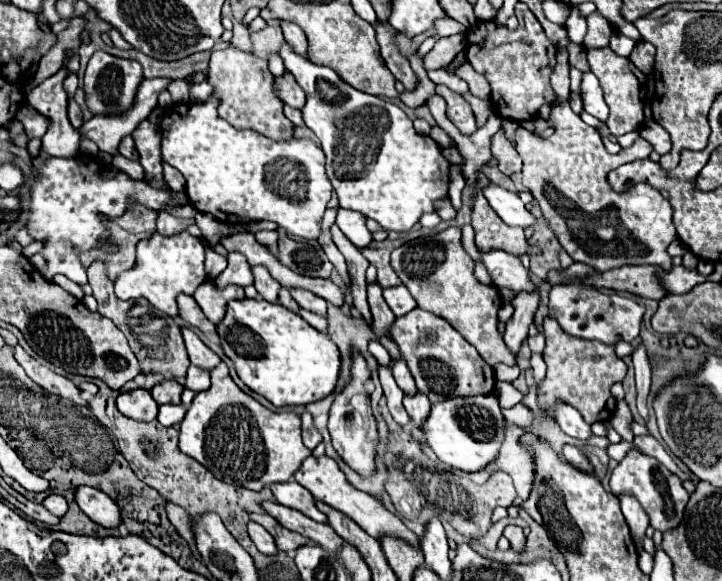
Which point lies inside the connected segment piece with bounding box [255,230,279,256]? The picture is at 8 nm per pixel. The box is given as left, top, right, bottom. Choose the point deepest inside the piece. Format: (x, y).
(269, 239)

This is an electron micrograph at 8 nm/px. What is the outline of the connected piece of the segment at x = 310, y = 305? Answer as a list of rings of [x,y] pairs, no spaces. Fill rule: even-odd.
[[[291,290],[291,296],[293,300],[301,306],[301,308],[307,308],[315,314],[325,314],[327,312],[327,302],[311,292],[305,292],[305,290]]]

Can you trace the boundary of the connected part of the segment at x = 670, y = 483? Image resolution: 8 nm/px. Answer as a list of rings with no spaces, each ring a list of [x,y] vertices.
[[[629,452],[619,466],[611,472],[611,490],[613,494],[621,494],[621,492],[633,492],[635,498],[641,502],[641,506],[645,508],[645,512],[651,518],[651,526],[655,530],[671,530],[675,528],[681,518],[683,518],[683,510],[685,504],[689,500],[689,492],[683,488],[679,476],[675,476],[673,472],[669,472],[659,460],[655,460],[653,456],[645,456],[639,452]]]

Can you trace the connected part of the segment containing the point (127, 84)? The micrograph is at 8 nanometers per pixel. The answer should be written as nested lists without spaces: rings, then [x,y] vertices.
[[[95,52],[85,70],[85,100],[93,114],[121,114],[135,98],[135,92],[143,80],[141,64],[135,60],[123,60],[107,52]]]

